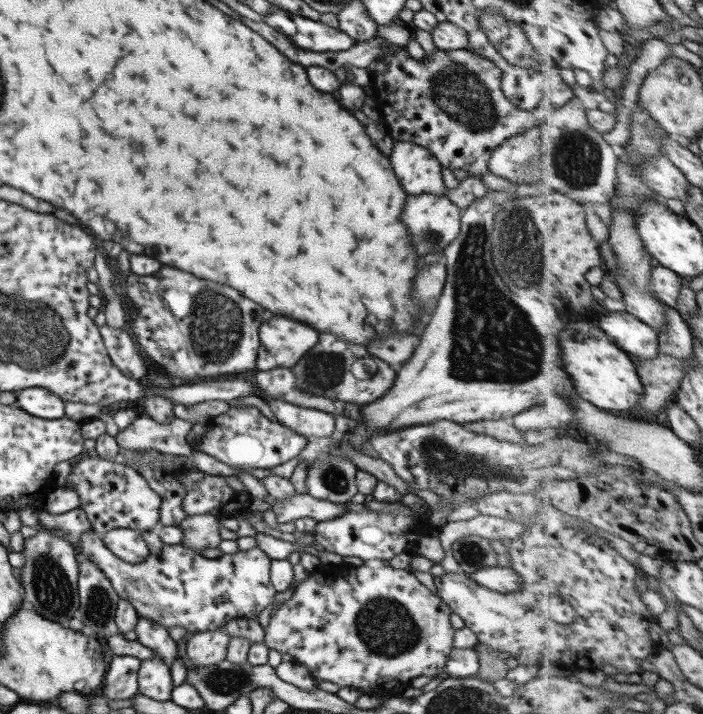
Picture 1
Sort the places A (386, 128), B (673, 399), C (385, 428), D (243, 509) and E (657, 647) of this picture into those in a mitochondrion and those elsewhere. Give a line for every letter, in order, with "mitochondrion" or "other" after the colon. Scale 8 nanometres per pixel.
A: other
B: other
C: other
D: other
E: other

